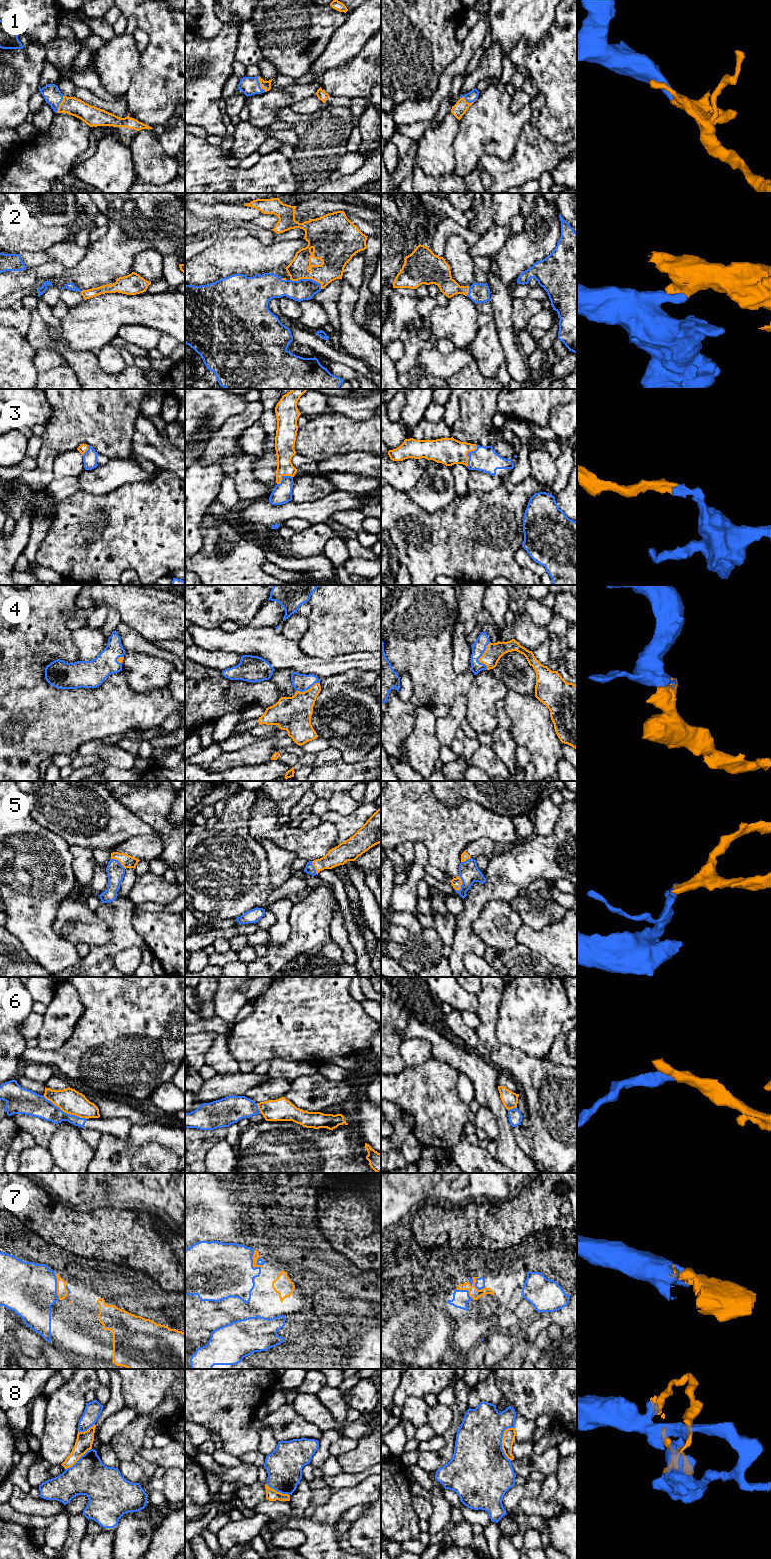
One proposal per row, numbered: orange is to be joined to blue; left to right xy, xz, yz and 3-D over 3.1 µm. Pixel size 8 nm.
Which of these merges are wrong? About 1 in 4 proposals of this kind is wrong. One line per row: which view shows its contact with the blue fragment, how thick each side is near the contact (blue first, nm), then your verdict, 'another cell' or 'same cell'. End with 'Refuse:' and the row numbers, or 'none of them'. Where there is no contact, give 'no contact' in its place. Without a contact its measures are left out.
1: contact in yz; calibres 90 and 110 nm; same cell
2: contact in xz; calibres 180 and 190 nm; same cell
3: contact in yz; calibres 200 and 220 nm; same cell
4: contact in yz; calibres 110 and 140 nm; same cell
5: contact in yz; calibres 160 and 80 nm; same cell
6: contact in xy; calibres 180 and 200 nm; another cell
7: contact in xz; calibres 440 and 50 nm; same cell
8: contact in yz; calibres 460 and 100 nm; another cell
Refuse: 6, 8

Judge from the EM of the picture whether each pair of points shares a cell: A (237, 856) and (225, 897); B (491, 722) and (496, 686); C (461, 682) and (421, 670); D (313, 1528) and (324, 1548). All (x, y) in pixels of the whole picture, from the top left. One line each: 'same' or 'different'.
A: same
B: same
C: same
D: same

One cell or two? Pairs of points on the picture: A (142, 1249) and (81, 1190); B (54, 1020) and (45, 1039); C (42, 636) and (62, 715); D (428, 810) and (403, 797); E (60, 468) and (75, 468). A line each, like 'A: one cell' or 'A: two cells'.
A: two cells
B: one cell
C: one cell
D: one cell
E: one cell

